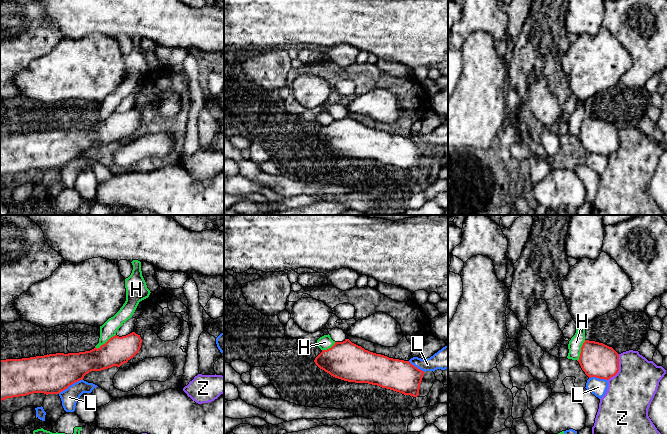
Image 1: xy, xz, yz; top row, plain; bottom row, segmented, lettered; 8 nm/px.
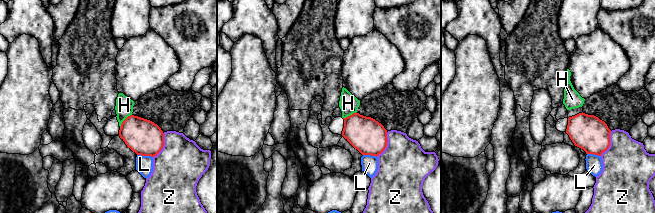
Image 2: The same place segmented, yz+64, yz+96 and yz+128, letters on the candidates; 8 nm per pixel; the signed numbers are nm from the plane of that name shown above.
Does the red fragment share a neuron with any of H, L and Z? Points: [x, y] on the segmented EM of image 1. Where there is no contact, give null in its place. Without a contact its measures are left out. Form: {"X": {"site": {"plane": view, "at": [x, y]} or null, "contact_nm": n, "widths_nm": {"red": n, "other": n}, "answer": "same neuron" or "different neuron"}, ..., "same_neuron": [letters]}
{"H": {"site": {"plane": "xy", "at": [106, 342]}, "contact_nm": 200, "widths_nm": {"red": 220, "other": 120}, "answer": "same neuron"}, "L": {"site": {"plane": "xy", "at": [70, 384]}, "contact_nm": 240, "widths_nm": {"red": 320, "other": 140}, "answer": "different neuron"}, "Z": {"site": {"plane": "yz", "at": [618, 368]}, "contact_nm": 240, "widths_nm": {"red": 280, "other": 380}, "answer": "different neuron"}, "same_neuron": ["H"]}

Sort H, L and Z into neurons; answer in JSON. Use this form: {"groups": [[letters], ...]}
{"groups": [["H"], ["L"], ["Z"]]}

